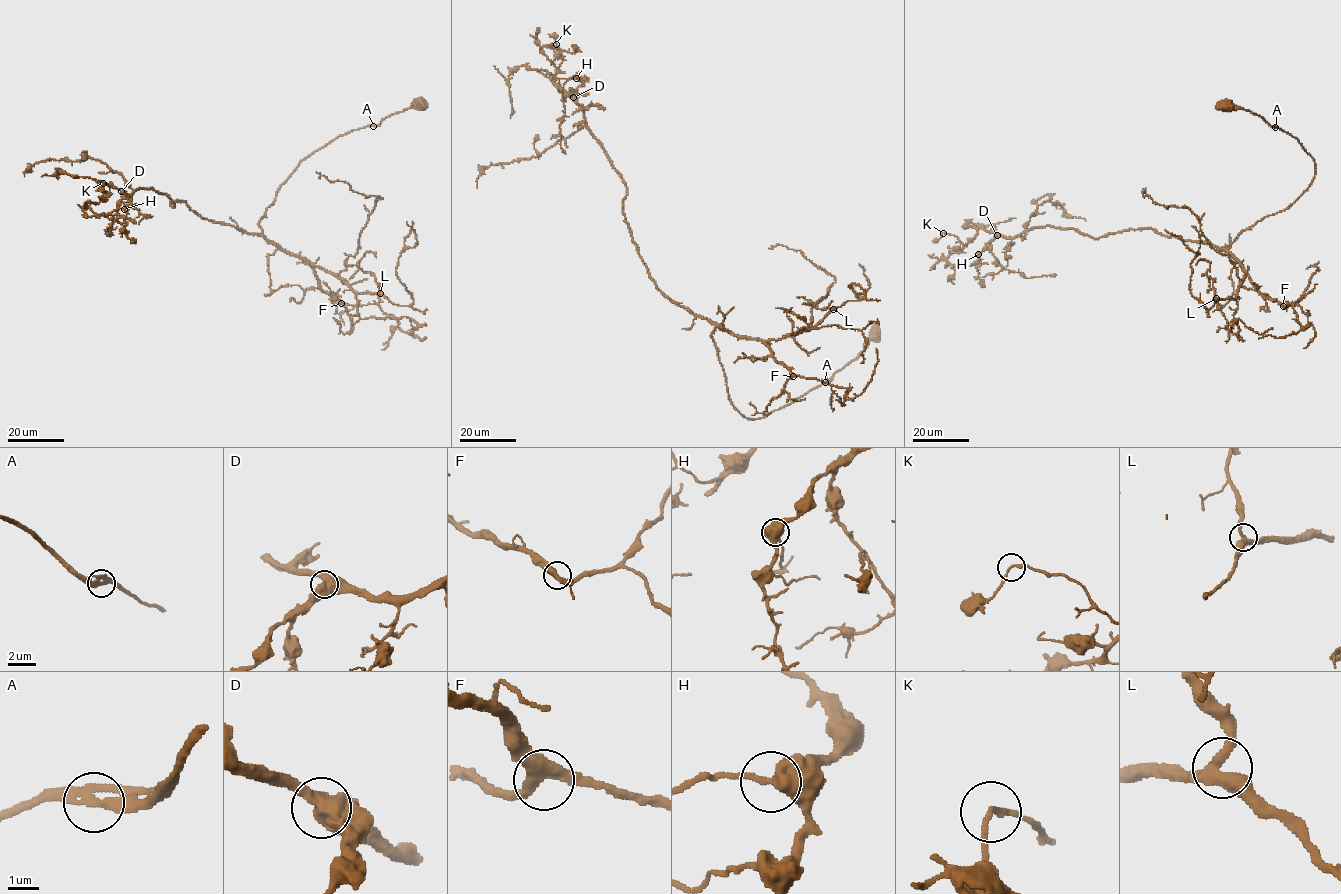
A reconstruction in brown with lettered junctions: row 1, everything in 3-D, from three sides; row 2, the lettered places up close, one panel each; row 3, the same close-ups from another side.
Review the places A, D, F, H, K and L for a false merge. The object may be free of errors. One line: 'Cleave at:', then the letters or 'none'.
Cleave at: none

